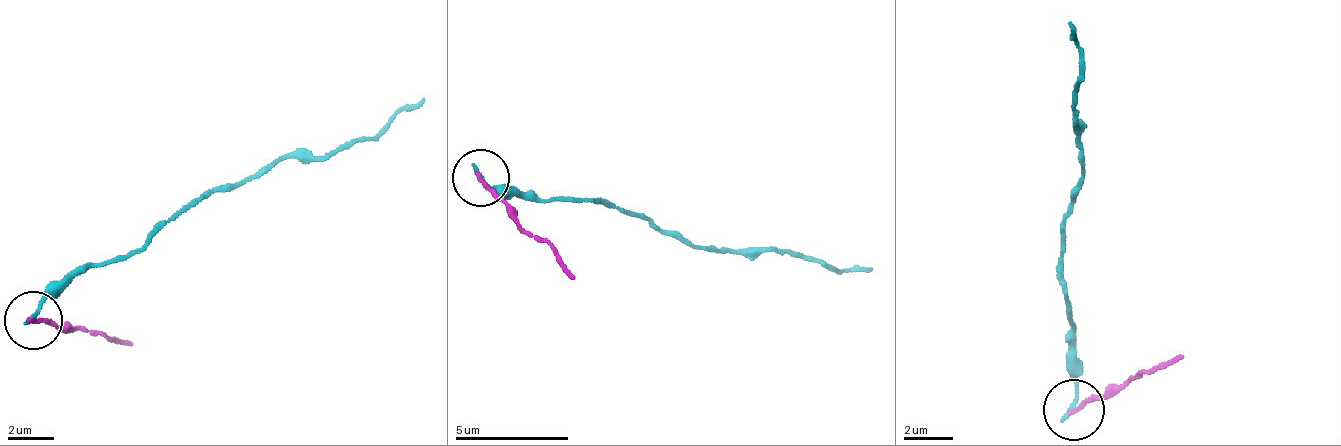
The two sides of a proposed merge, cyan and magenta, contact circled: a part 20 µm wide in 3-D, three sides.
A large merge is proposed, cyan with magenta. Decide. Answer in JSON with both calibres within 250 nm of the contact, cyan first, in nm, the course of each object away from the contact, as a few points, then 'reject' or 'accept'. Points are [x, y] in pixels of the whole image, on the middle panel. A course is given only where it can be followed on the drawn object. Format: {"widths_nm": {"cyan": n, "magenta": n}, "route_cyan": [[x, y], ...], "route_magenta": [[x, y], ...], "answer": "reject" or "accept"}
{"widths_nm": {"cyan": 170, "magenta": 180}, "route_cyan": [[479, 177], [532, 200], [589, 201], [642, 211], [665, 235], [729, 252], [774, 251], [844, 272], [873, 268]], "route_magenta": [[479, 177], [576, 280]], "answer": "reject"}

